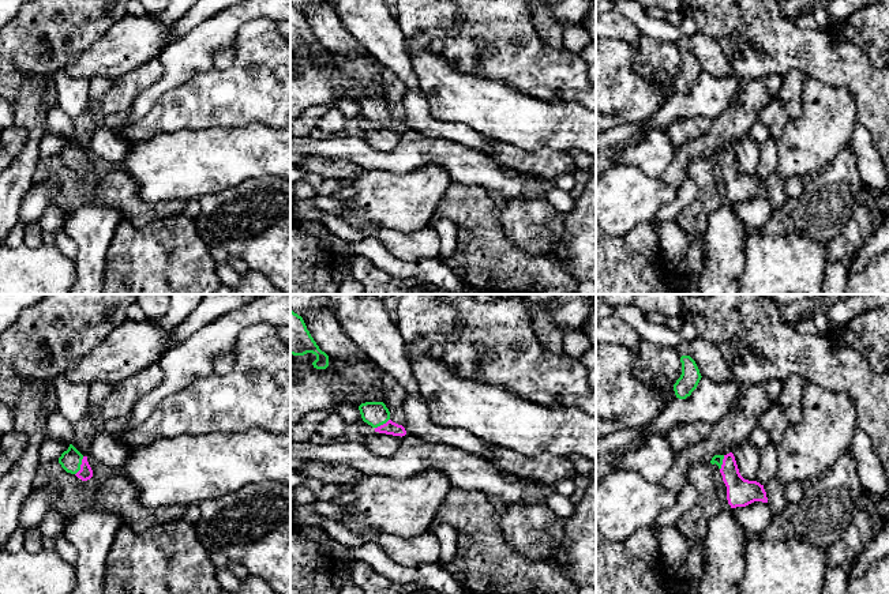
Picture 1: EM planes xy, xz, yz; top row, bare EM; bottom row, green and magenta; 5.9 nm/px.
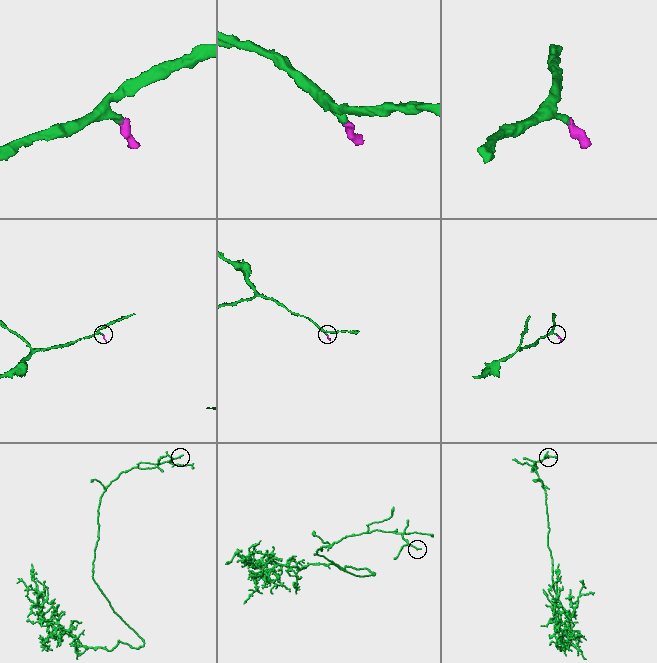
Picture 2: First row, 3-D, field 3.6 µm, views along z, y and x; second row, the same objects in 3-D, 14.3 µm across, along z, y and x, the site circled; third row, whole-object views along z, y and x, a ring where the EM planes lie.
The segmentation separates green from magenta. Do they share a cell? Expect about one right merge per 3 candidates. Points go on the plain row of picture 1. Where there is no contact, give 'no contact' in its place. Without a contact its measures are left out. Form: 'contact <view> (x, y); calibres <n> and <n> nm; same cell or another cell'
contact xy (79, 161); calibres 130 and 80 nm; same cell

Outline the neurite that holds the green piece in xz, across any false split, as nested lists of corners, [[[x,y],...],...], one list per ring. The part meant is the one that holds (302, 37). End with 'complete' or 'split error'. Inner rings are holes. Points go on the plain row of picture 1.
[[[290,5],[290,49],[304,50],[312,48],[316,54],[312,57],[316,64],[329,61],[329,50],[319,44],[301,11]]]; complete

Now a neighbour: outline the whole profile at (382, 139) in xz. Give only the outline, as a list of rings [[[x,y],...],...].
[[[375,127],[374,129],[365,132],[361,138],[376,151],[391,151],[401,142],[401,131],[393,131],[386,128]]]

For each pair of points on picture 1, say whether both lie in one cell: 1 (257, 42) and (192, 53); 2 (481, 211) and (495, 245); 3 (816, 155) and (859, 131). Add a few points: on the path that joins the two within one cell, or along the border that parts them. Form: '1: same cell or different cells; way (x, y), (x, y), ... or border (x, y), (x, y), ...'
1: different cells; border (250, 19), (239, 29), (232, 48)
2: same cell; way (481, 220), (487, 237)
3: different cells; border (856, 121), (848, 145)

